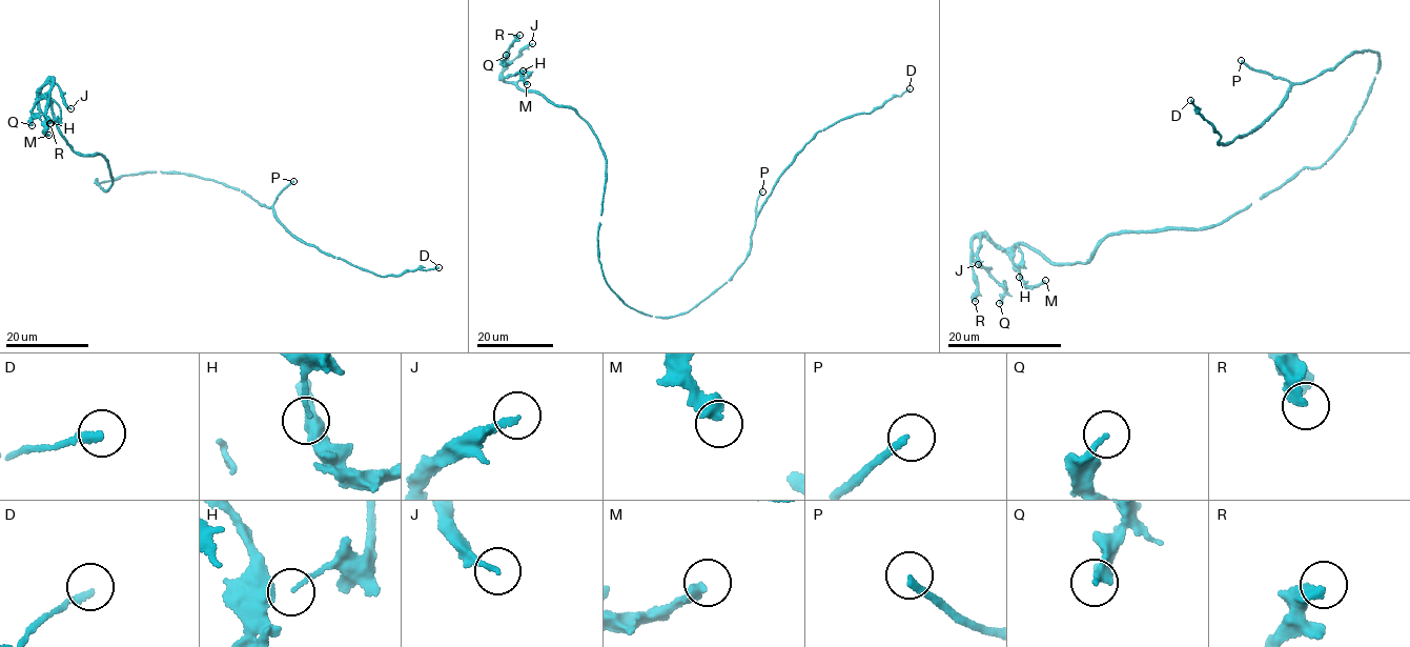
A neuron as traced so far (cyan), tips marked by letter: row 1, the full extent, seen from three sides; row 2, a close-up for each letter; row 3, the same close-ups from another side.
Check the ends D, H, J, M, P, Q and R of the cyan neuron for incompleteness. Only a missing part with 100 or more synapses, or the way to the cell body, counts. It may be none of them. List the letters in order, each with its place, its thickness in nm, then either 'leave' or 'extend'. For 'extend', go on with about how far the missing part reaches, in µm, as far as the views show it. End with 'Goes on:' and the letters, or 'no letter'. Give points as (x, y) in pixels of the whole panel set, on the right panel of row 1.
D: (1190, 100) | 220 nm | leave
H: (1019, 277) | 150 nm | leave
J: (978, 264) | 180 nm | leave
M: (1045, 280) | 400 nm | leave
P: (1241, 60) | 200 nm | extend | 70 µm
Q: (999, 303) | 220 nm | leave
R: (975, 301) | 320 nm | leave
Goes on: P

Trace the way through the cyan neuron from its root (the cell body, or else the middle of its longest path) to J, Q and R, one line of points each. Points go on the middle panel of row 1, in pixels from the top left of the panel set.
J: (630, 307), (608, 286), (598, 259), (606, 159), (592, 128), (572, 108), (502, 78), (504, 66), (532, 43)
Q: (630, 307), (608, 286), (598, 259), (606, 172), (600, 144), (575, 110), (502, 78), (506, 55)
R: (630, 307), (608, 286), (598, 259), (605, 154), (592, 128), (575, 110), (502, 78), (507, 54), (519, 35)

